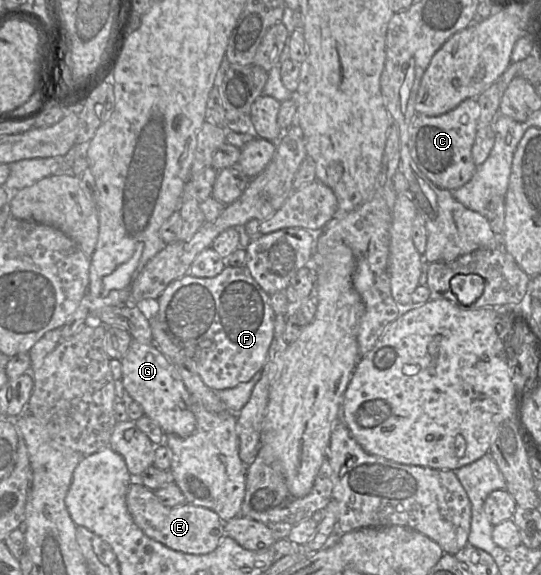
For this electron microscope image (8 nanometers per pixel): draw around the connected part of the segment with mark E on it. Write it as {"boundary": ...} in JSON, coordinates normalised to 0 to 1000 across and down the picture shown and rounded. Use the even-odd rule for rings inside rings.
{"boundary":[[[253,835],[240,840],[231,870],[250,913],[272,934],[322,958],[357,965],[384,963],[399,955],[414,932],[412,908],[392,887],[344,873],[325,882],[303,880],[281,852]]]}

